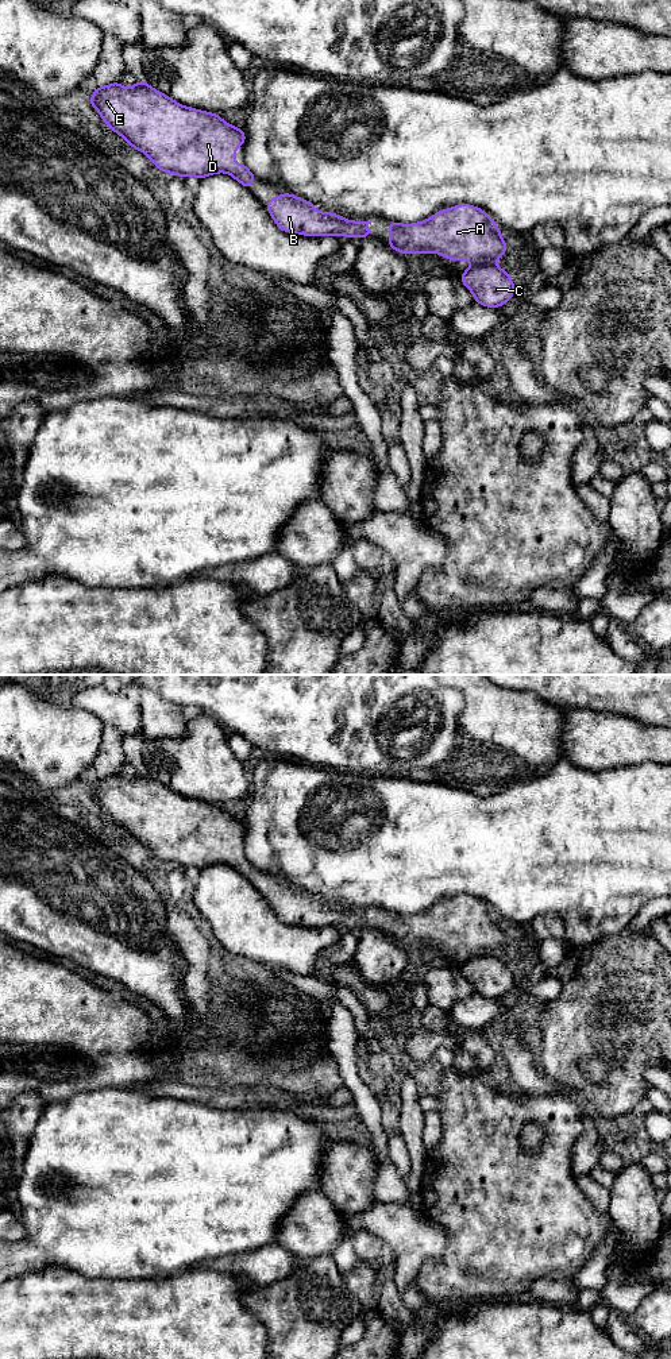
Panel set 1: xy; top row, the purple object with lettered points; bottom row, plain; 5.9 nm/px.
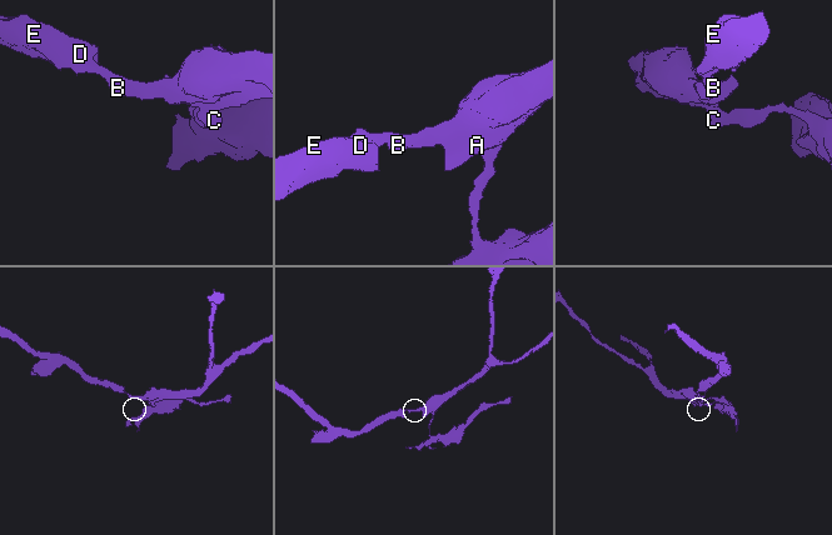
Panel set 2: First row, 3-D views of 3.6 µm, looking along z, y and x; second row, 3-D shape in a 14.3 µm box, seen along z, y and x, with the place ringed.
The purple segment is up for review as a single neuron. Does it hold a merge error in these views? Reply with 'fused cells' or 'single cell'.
fused cells

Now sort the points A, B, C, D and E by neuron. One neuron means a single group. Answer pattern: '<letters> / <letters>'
A B D E / C

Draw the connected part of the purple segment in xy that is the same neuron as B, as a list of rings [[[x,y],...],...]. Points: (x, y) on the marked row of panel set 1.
[[[290,193],[278,194],[269,200],[266,208],[281,231],[305,236],[373,236],[370,221],[352,221],[331,212],[317,212],[316,205]]]

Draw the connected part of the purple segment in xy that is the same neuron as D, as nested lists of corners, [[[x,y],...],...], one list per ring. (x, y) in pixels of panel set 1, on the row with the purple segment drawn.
[[[119,81],[95,88],[89,105],[113,132],[146,154],[162,171],[200,179],[227,173],[248,190],[257,178],[244,163],[235,162],[236,147],[246,142],[242,128],[228,124],[220,115],[184,107],[144,81],[138,81],[131,88],[122,86]]]

